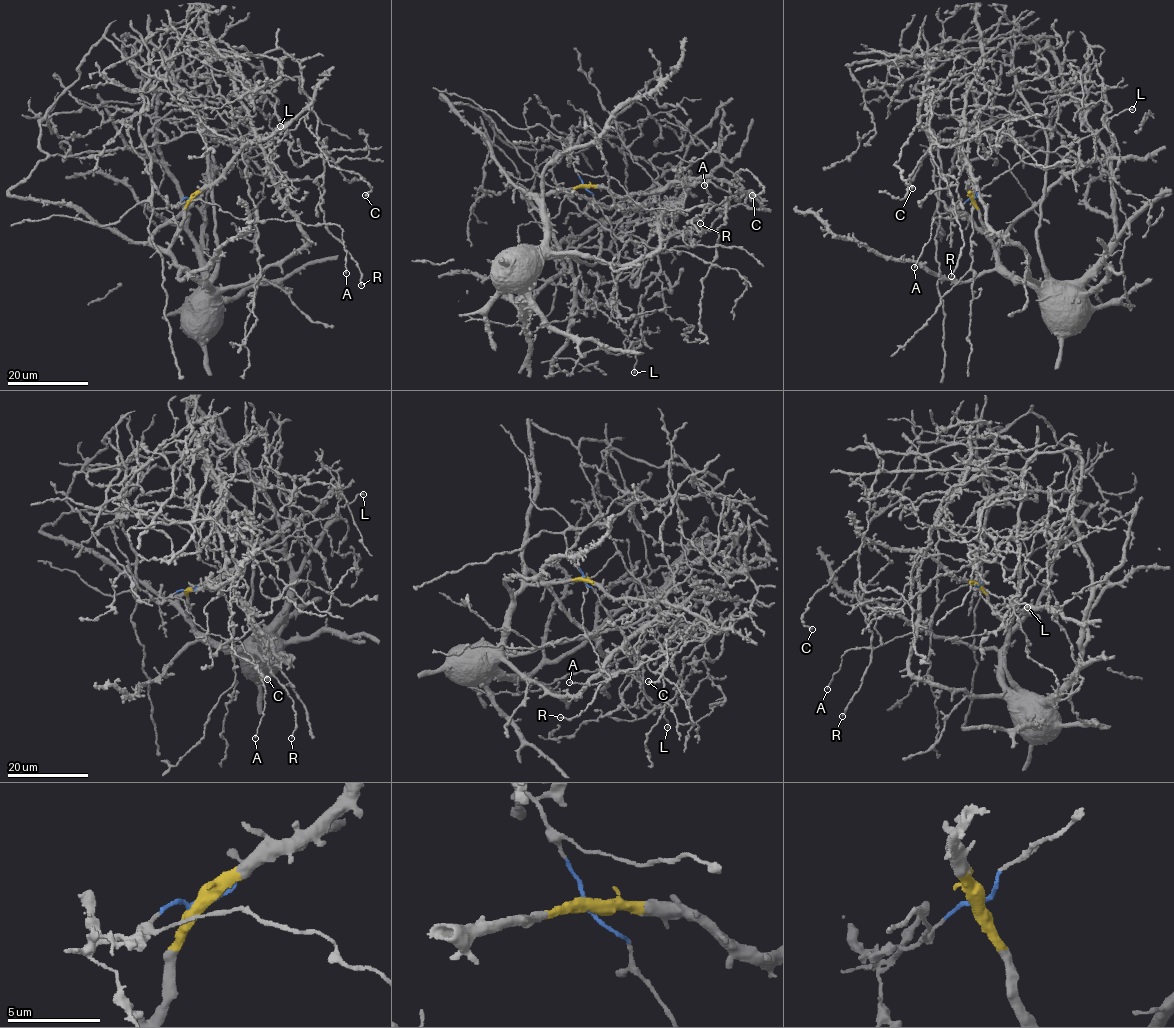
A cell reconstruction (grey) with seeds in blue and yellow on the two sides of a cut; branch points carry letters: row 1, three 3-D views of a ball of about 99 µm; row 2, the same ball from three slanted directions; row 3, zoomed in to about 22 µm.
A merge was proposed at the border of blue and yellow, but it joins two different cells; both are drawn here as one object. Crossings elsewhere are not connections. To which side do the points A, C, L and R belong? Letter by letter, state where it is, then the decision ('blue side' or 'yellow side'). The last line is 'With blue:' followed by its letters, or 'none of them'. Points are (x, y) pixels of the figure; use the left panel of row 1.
A: at (346, 273); blue side
C: at (365, 195); yellow side
L: at (280, 126); blue side
R: at (361, 285); yellow side
With blue: A, L

